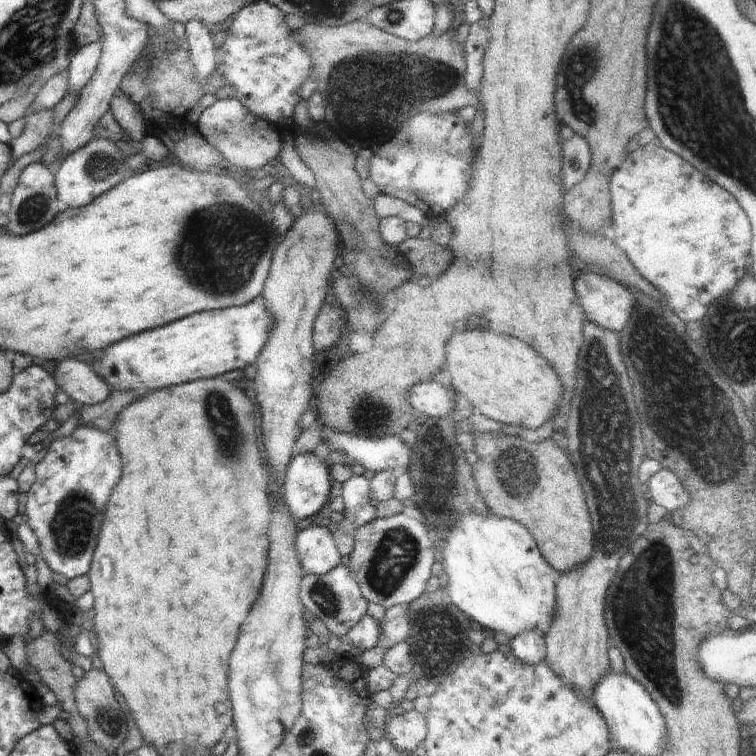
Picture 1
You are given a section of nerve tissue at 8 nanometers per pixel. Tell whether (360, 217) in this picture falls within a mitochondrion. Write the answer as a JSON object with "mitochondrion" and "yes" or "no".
{"mitochondrion":"no"}

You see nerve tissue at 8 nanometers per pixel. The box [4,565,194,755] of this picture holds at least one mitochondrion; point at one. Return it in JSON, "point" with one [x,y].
{"point":[109,721]}

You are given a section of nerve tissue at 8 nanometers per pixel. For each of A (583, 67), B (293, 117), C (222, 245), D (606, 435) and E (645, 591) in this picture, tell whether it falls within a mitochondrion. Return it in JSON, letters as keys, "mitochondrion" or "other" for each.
{"A":"mitochondrion","B":"other","C":"mitochondrion","D":"mitochondrion","E":"mitochondrion"}

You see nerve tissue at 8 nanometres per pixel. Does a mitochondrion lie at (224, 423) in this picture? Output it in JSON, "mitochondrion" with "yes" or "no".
{"mitochondrion":"yes"}

